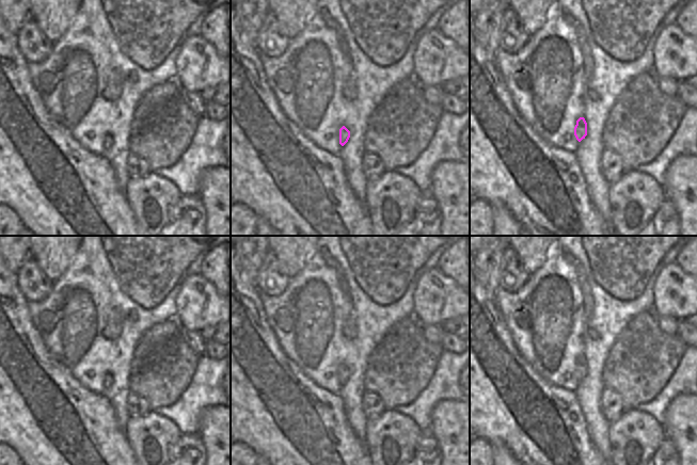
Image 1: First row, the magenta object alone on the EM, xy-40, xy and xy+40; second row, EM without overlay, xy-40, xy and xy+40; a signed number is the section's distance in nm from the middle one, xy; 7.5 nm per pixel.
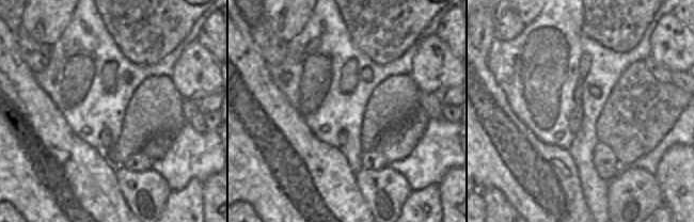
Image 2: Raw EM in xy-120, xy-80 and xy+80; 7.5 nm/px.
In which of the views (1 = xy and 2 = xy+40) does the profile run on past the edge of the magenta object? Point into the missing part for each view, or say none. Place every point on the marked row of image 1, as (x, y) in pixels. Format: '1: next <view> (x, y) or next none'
1: next none
2: next none

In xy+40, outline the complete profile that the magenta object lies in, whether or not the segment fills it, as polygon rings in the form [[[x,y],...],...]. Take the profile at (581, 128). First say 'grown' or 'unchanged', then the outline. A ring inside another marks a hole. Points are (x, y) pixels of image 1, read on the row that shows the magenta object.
unchanged; [[[580,117],[576,121],[574,127],[574,135],[579,142],[581,142],[587,135],[587,123],[584,117]]]

